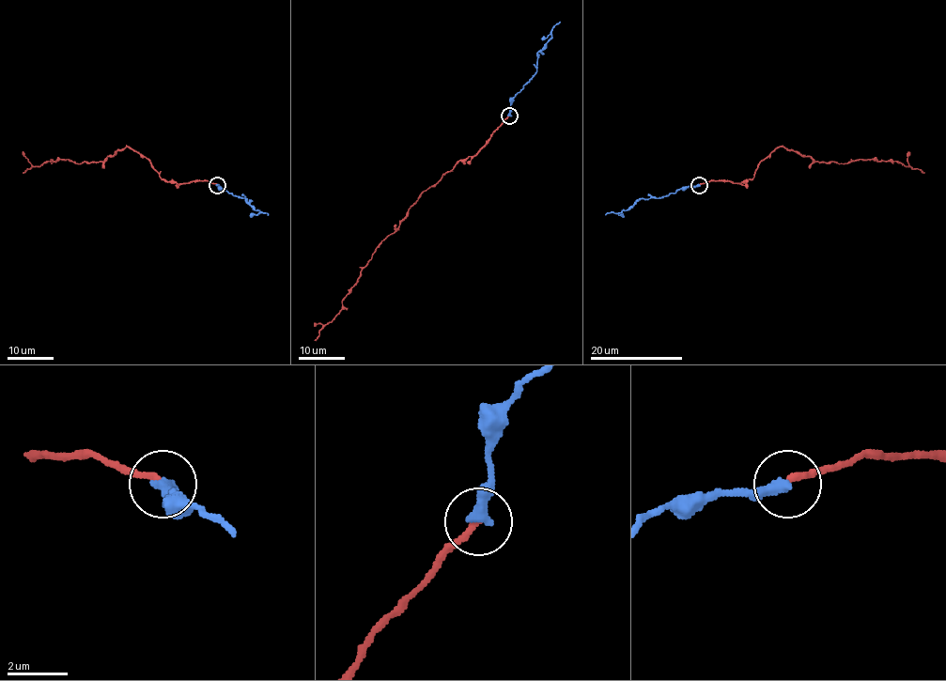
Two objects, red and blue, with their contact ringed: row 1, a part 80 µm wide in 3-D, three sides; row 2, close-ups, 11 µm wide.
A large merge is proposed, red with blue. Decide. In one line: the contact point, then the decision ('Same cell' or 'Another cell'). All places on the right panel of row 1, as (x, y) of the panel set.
Place: (699, 185). Same cell

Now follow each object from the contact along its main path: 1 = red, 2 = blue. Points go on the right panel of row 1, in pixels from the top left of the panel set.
1: (699, 185), (710, 180), (739, 184), (751, 179), (759, 163), (778, 147), (818, 162), (896, 161), (923, 173)
2: (699, 185), (684, 186), (658, 198), (638, 200), (627, 209), (605, 214)

